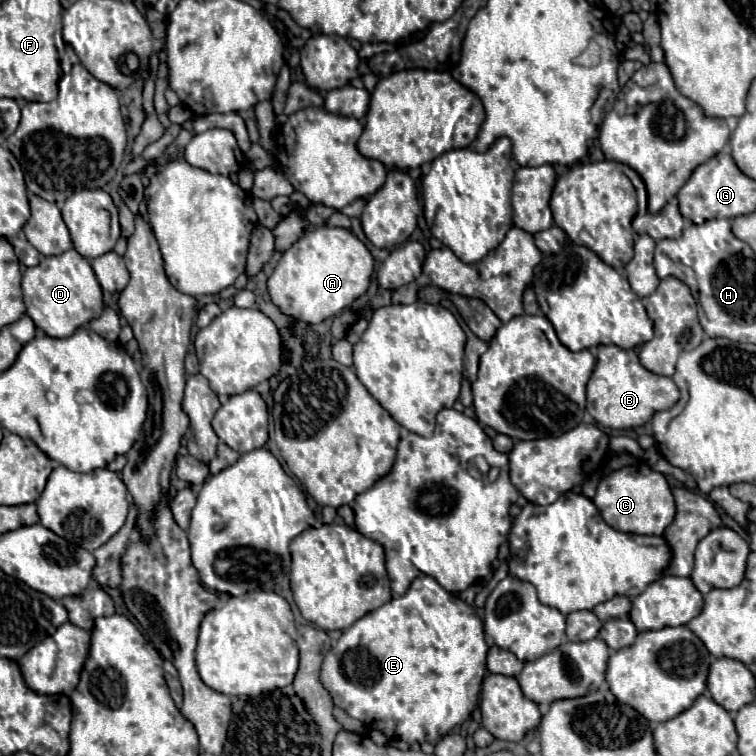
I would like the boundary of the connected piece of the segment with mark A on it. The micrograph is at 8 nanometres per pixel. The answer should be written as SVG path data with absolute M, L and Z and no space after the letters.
M315 227L297 243L293 243L279 259L269 277L271 301L285 313L307 323L321 323L327 317L341 313L361 297L373 273L373 255L349 229Z

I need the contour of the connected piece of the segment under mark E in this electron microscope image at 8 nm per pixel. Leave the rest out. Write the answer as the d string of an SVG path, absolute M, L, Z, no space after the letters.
M419 575L405 595L393 597L341 633L321 663L321 685L339 709L369 729L407 743L435 743L455 725L469 719L475 709L485 675L487 649L483 621L475 607L447 593L433 577Z

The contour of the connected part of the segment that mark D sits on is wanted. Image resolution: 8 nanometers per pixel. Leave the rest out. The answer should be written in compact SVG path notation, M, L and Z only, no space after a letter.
M69 249L55 257L43 257L39 265L23 271L23 299L27 315L35 327L43 329L49 337L69 337L75 329L87 325L103 311L103 291L93 277L93 269L85 257Z

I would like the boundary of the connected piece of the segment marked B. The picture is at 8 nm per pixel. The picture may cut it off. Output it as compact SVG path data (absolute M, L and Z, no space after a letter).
M599 345L597 347L597 365L593 369L593 375L587 383L587 411L589 415L601 425L601 427L611 427L611 429L631 429L645 425L651 421L653 413L663 411L673 407L679 401L679 389L669 377L659 377L651 371L647 371L637 357L635 349L621 349L617 345Z

